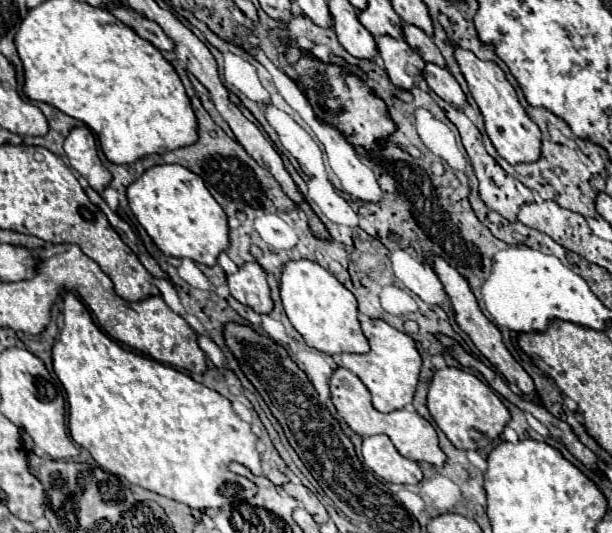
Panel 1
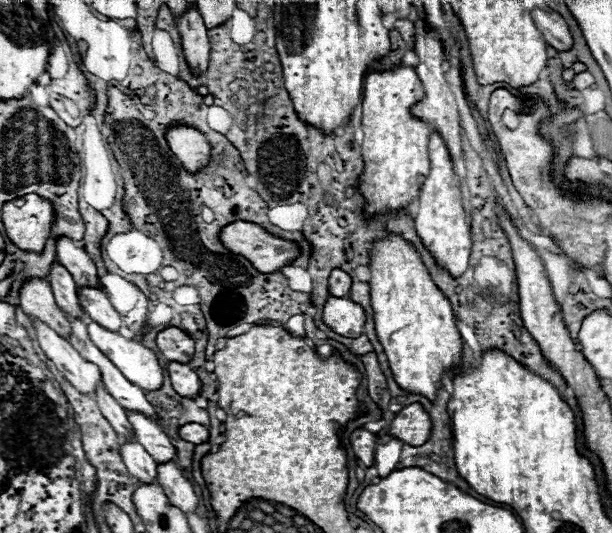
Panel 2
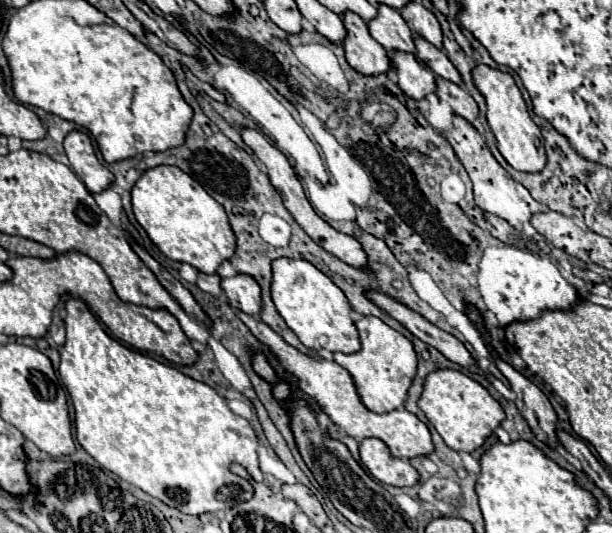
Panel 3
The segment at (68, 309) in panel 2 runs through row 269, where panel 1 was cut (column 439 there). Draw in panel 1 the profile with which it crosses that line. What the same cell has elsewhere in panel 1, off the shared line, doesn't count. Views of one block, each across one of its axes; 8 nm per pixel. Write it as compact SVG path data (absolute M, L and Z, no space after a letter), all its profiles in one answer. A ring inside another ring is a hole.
M402 24L402 34L404 34L404 40L410 44L410 48L414 48L422 56L422 60L434 62L438 66L446 66L436 44L424 30L420 30L418 26L412 26L412 24Z

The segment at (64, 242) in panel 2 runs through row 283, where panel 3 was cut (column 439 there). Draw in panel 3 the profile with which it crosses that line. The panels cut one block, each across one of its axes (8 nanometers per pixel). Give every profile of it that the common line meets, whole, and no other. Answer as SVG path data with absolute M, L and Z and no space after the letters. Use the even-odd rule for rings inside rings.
M436 76L436 94L442 102L446 102L454 110L454 114L462 116L464 120L474 122L478 118L476 102L458 84L454 84L450 80L442 80L442 76Z

